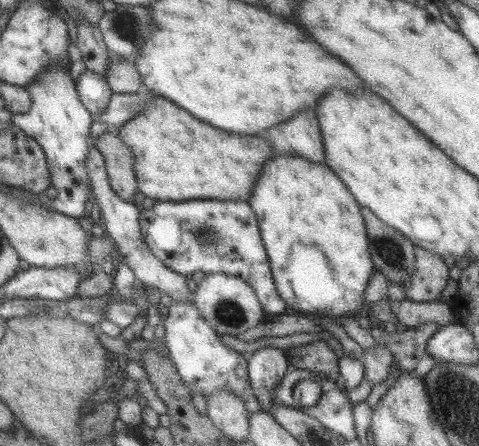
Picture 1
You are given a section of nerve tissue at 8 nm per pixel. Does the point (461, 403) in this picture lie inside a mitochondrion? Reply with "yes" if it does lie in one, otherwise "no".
yes

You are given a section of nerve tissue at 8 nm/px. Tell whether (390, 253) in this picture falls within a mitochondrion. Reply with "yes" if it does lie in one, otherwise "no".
yes

